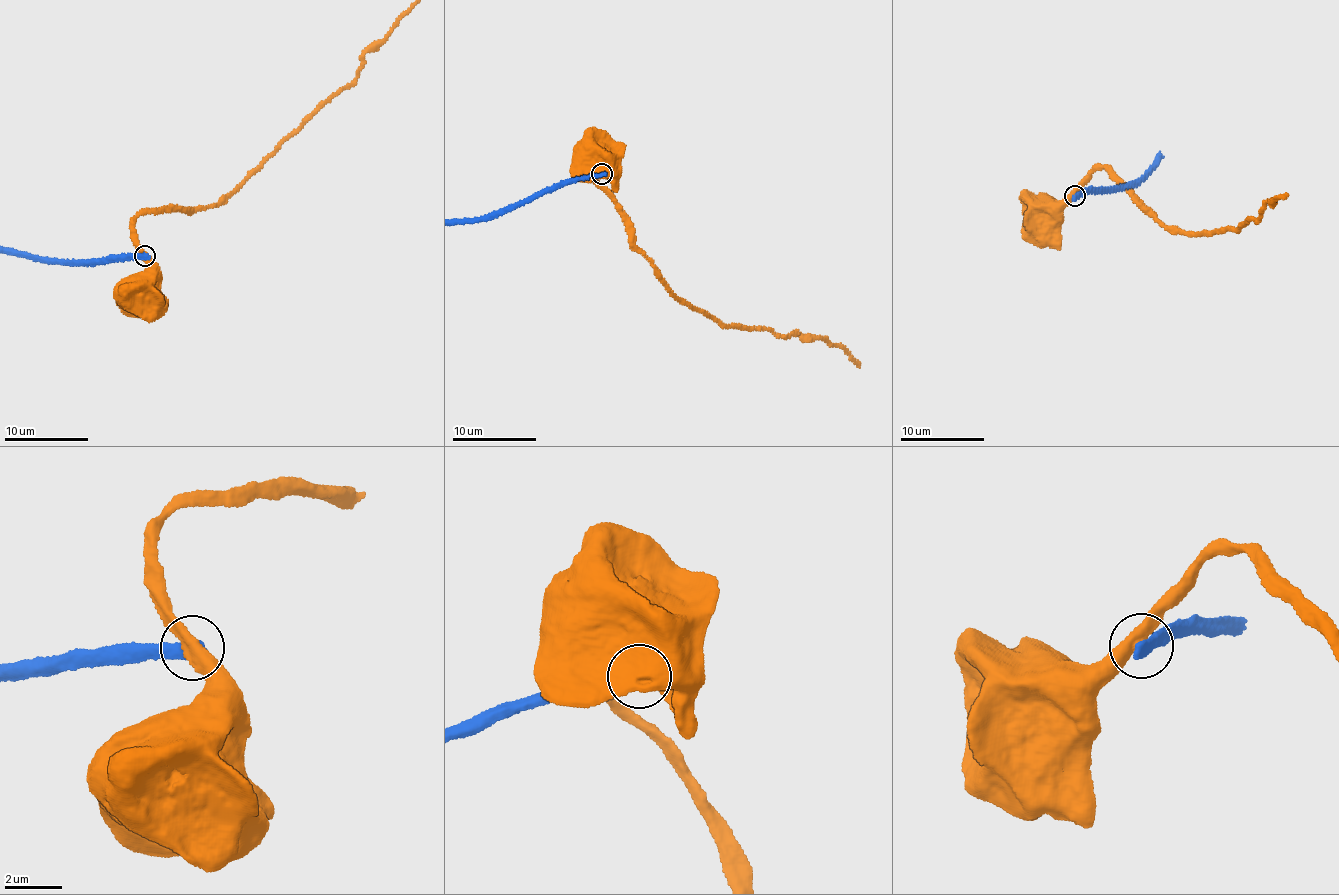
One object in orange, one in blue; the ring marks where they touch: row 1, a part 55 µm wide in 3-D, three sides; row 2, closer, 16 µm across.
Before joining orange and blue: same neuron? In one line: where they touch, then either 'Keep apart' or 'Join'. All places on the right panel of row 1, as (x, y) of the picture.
Place: (1075, 196). Keep apart

